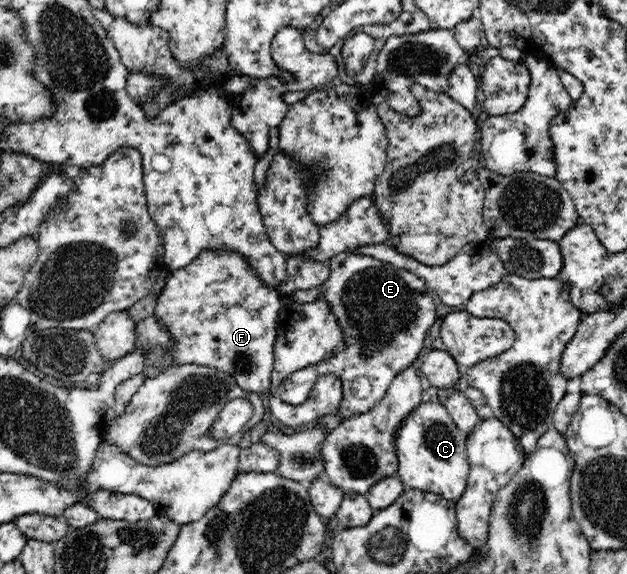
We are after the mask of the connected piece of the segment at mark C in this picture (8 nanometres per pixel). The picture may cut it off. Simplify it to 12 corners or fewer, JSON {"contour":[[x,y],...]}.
{"contour":[[423,402],[394,438],[405,489],[457,502],[466,437],[443,404]]}

